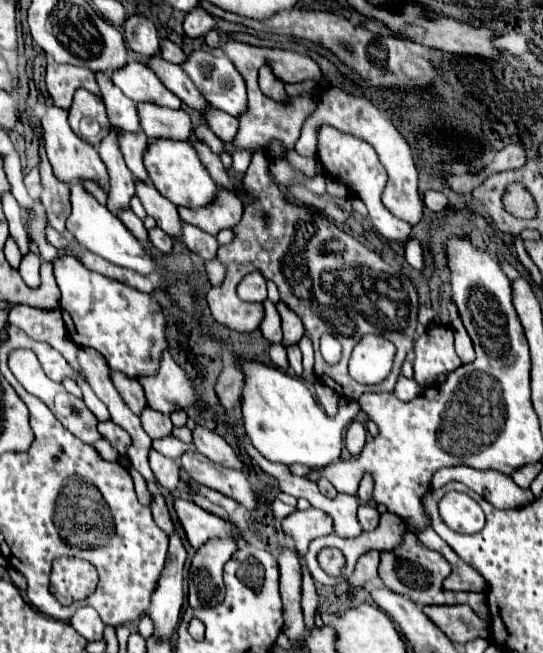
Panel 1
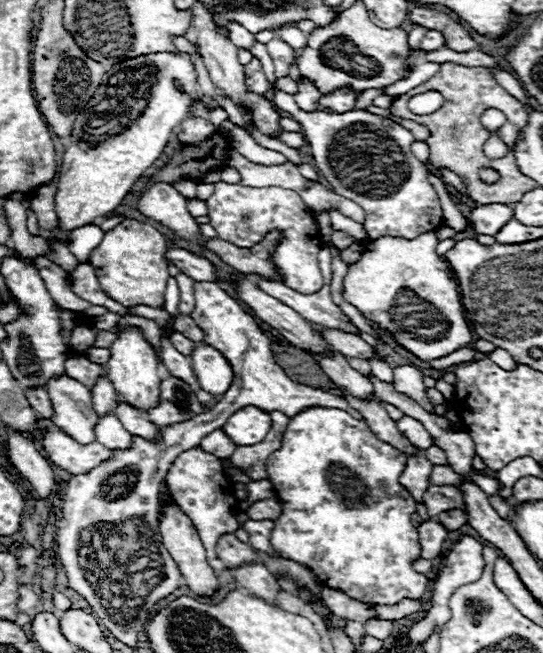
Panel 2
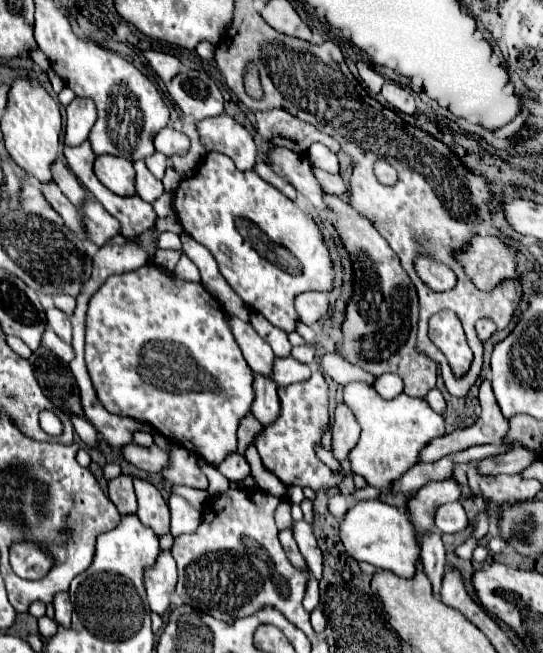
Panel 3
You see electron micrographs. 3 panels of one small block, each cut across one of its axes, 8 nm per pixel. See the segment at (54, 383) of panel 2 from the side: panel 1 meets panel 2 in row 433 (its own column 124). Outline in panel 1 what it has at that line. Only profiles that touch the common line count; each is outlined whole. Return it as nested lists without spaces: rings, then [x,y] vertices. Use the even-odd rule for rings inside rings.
[[[128,60],[128,66],[114,70],[112,82],[134,102],[152,102],[166,108],[180,108],[182,104],[182,100],[172,94],[154,72],[138,60]]]

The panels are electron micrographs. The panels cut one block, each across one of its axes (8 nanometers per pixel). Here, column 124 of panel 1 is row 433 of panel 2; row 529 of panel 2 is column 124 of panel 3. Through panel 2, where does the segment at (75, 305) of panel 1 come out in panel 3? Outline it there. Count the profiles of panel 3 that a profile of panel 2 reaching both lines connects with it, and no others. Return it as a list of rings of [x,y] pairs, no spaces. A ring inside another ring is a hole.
[[[142,266],[134,272],[126,272],[120,276],[110,276],[106,280],[106,284],[92,296],[90,300],[90,308],[88,308],[88,318],[86,318],[86,366],[96,390],[98,400],[102,402],[102,406],[118,416],[132,416],[138,418],[142,422],[148,422],[156,432],[160,432],[162,436],[166,436],[170,442],[190,450],[192,454],[208,460],[210,464],[218,466],[224,456],[232,450],[236,450],[236,428],[240,418],[250,412],[250,404],[254,400],[254,390],[252,390],[252,370],[246,364],[232,332],[230,326],[226,322],[226,314],[224,308],[220,306],[220,302],[206,292],[206,288],[202,284],[194,284],[194,282],[184,282],[180,278],[176,278],[174,274],[166,274],[156,266]]]

